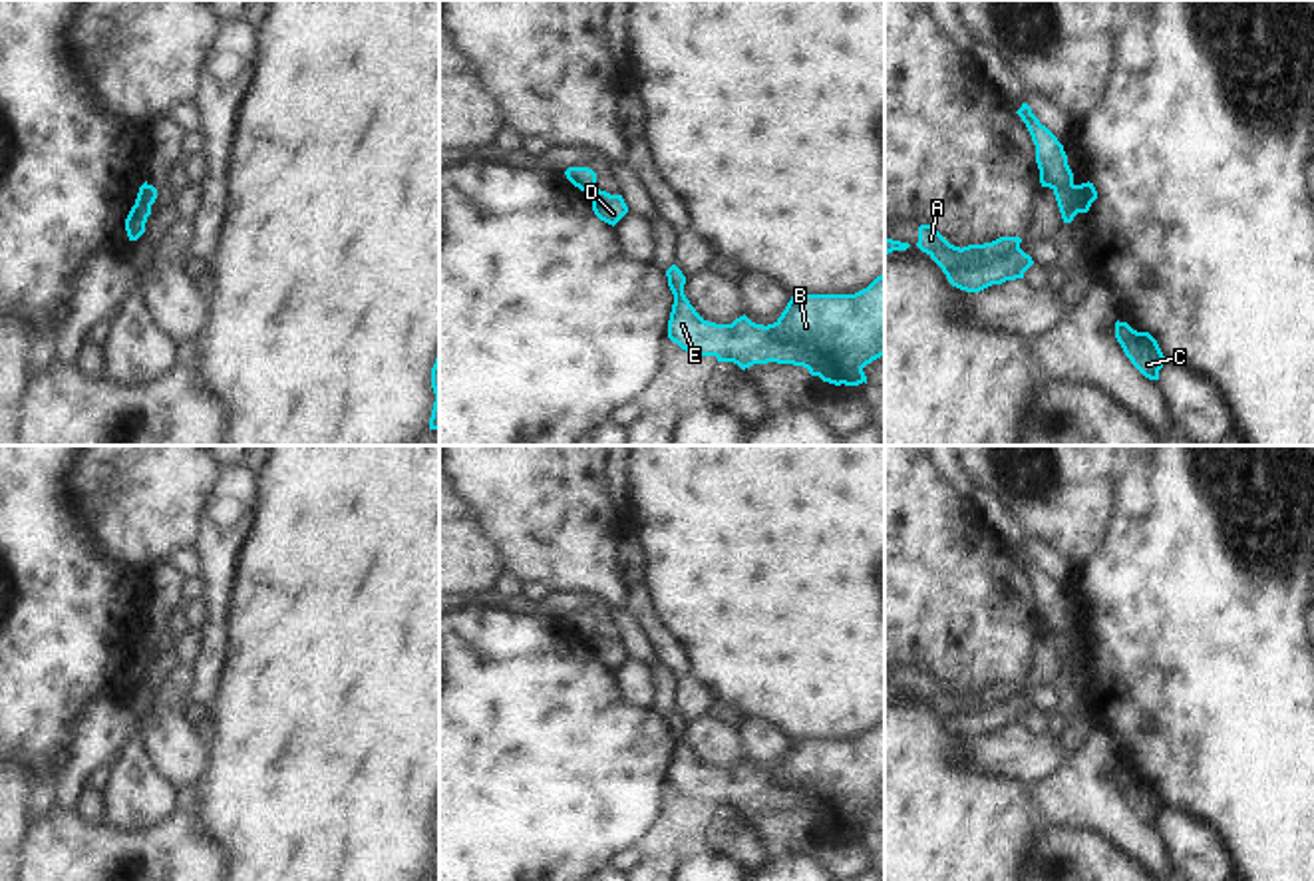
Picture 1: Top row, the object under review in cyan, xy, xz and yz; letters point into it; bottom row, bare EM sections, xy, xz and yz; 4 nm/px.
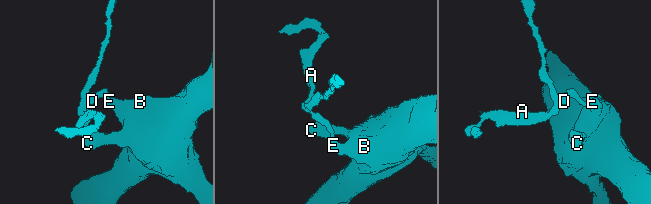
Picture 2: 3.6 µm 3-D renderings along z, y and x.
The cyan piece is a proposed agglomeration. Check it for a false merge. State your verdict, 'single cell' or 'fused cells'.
fused cells

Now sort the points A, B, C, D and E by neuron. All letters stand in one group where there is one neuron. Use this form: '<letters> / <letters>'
A / B C D E

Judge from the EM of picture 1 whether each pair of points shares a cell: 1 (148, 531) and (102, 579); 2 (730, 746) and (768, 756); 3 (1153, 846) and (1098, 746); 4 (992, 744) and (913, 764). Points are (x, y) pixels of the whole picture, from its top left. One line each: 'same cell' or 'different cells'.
1: different cells
2: different cells
3: same cell
4: different cells

